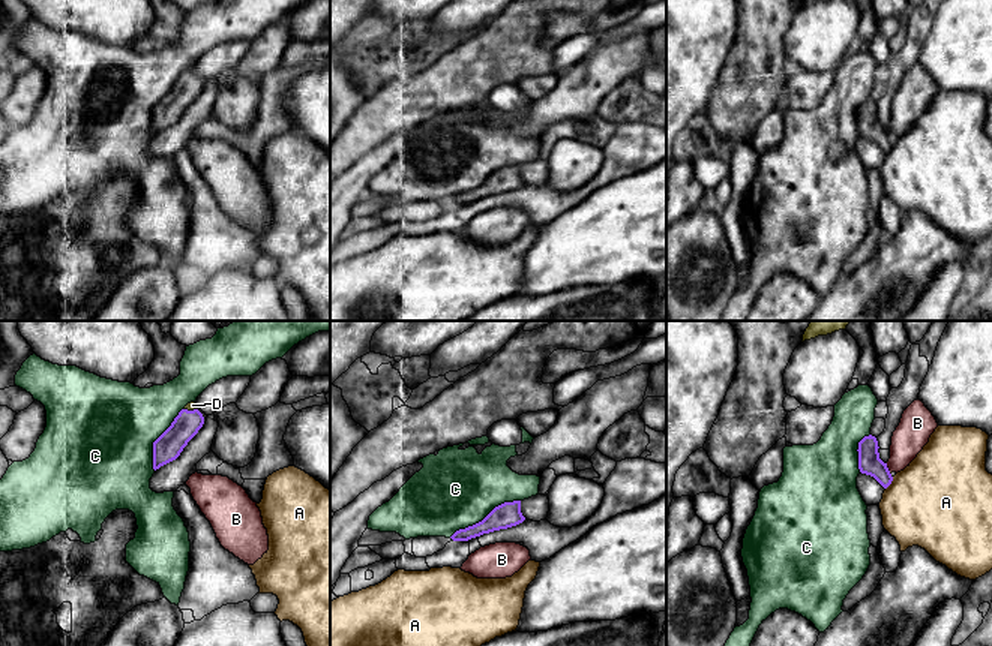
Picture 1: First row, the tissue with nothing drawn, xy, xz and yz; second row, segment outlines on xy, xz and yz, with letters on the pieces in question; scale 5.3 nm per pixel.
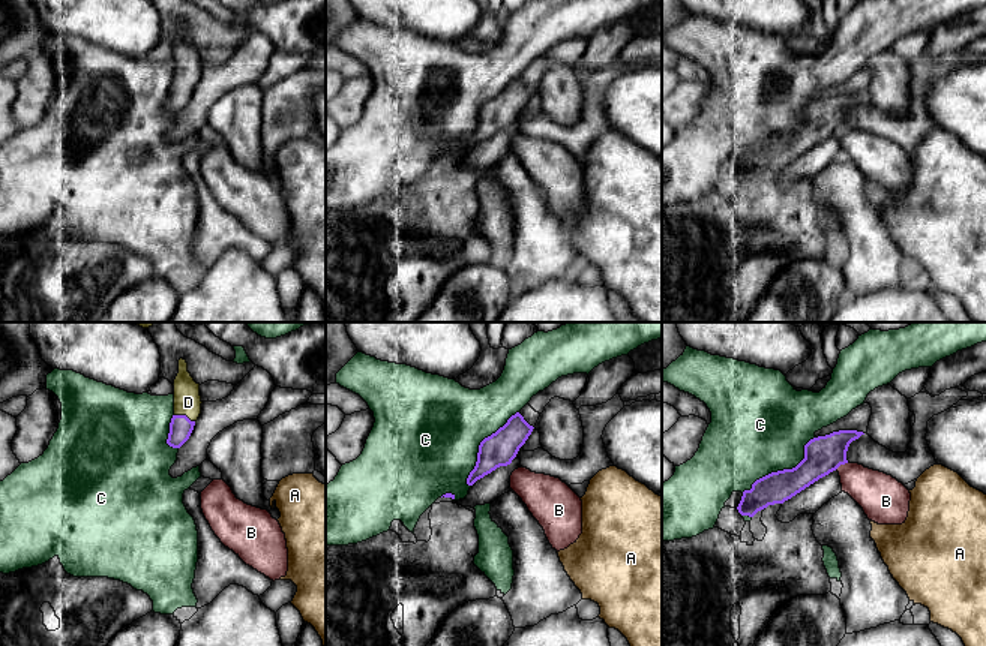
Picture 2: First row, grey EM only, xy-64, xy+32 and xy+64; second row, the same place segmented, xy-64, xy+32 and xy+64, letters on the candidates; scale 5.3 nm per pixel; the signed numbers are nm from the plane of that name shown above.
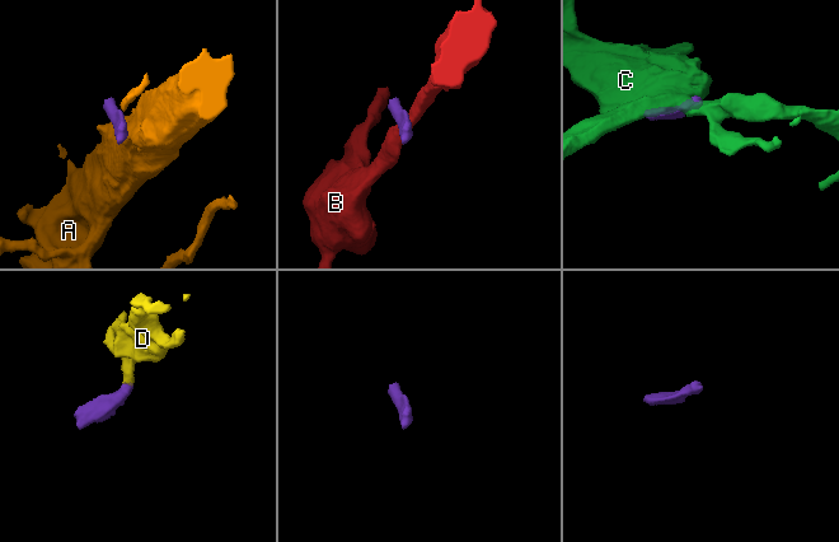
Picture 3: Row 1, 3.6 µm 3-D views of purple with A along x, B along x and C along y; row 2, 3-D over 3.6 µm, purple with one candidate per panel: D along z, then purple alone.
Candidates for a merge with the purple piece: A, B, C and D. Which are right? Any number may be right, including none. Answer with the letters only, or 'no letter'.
D

